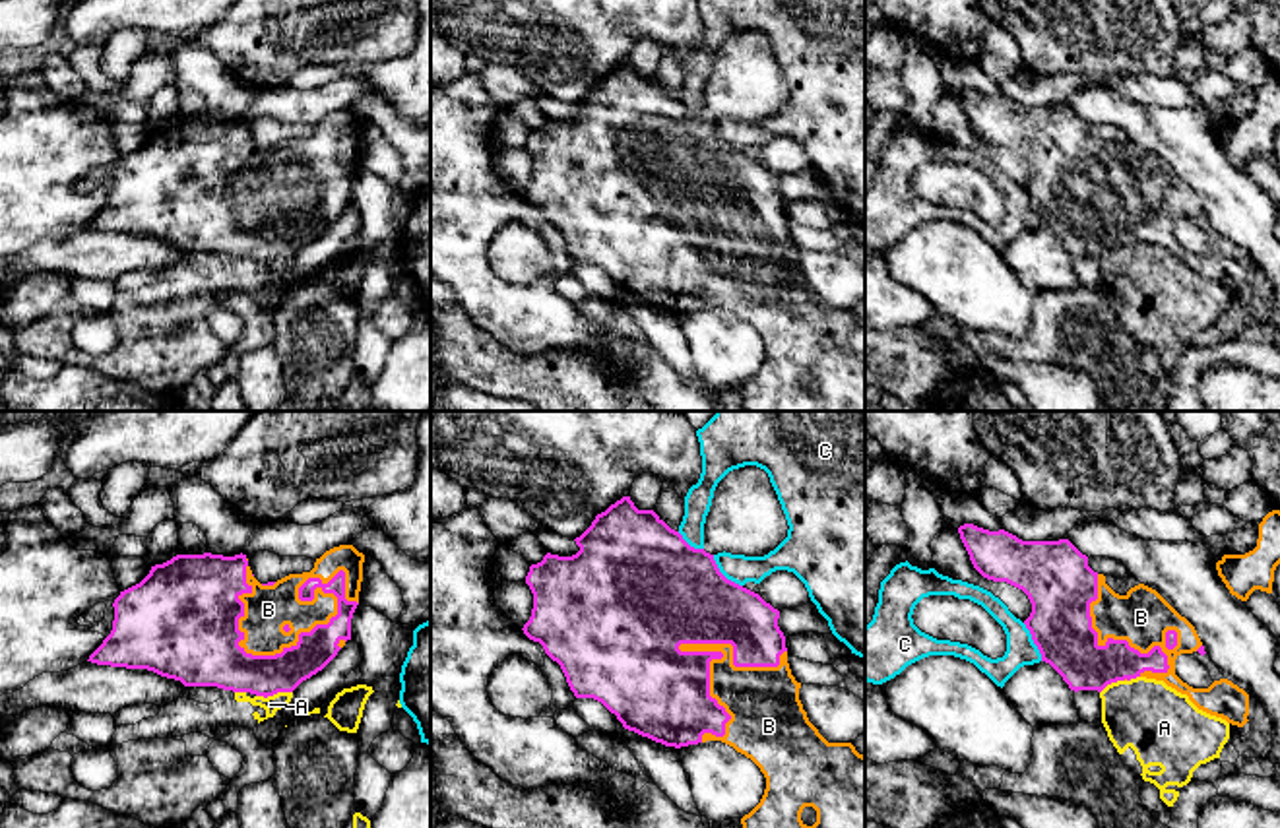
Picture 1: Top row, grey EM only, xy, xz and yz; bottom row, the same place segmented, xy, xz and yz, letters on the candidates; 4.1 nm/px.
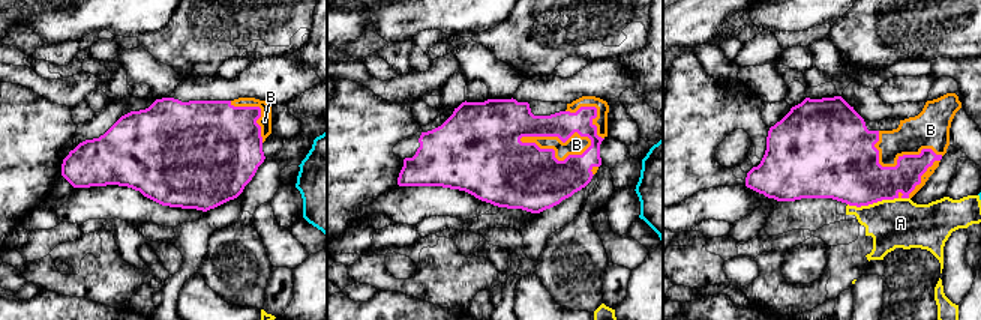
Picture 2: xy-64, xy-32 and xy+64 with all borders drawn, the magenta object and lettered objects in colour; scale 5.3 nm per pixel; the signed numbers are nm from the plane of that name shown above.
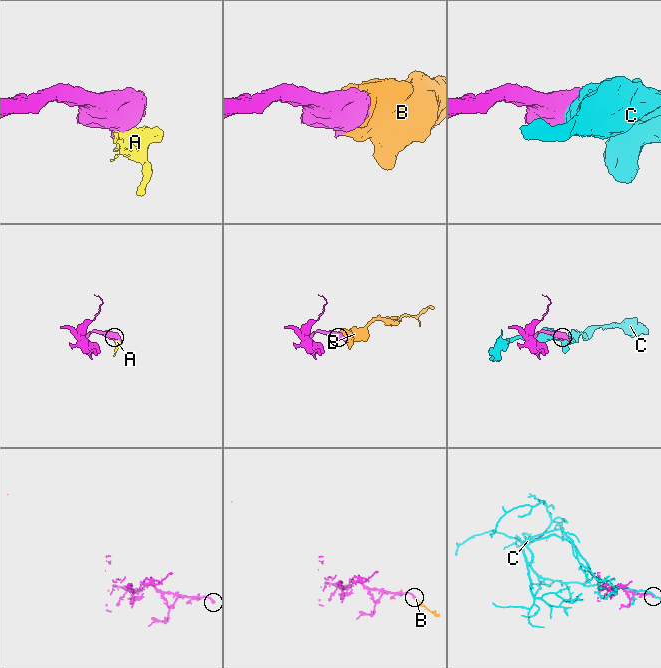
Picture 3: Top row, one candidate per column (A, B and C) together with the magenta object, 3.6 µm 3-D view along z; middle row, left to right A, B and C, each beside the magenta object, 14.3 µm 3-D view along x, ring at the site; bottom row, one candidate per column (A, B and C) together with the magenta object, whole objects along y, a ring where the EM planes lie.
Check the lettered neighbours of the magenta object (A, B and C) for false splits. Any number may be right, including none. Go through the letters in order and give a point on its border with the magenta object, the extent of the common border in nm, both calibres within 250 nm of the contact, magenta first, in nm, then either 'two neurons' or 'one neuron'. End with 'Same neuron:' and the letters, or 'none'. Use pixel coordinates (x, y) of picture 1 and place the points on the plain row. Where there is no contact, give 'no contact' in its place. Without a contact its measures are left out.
A: meets magenta in xy at (274, 258); contact 150 nm long; 200 nm thick on the magenta side, 70 nm on the other; two neurons
B: meets magenta in xy at (315, 192); contact 550 nm long; 160 nm thick on the magenta side, 190 nm on the other; one neuron
C: meets magenta in xz at (722, 140); contact 180 nm long; 440 nm thick on the magenta side, 120 nm on the other; two neurons
Same neuron: B

